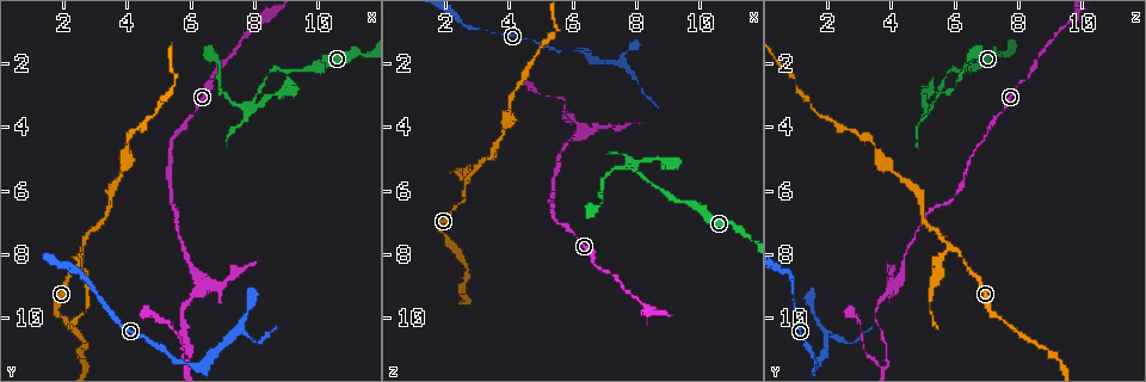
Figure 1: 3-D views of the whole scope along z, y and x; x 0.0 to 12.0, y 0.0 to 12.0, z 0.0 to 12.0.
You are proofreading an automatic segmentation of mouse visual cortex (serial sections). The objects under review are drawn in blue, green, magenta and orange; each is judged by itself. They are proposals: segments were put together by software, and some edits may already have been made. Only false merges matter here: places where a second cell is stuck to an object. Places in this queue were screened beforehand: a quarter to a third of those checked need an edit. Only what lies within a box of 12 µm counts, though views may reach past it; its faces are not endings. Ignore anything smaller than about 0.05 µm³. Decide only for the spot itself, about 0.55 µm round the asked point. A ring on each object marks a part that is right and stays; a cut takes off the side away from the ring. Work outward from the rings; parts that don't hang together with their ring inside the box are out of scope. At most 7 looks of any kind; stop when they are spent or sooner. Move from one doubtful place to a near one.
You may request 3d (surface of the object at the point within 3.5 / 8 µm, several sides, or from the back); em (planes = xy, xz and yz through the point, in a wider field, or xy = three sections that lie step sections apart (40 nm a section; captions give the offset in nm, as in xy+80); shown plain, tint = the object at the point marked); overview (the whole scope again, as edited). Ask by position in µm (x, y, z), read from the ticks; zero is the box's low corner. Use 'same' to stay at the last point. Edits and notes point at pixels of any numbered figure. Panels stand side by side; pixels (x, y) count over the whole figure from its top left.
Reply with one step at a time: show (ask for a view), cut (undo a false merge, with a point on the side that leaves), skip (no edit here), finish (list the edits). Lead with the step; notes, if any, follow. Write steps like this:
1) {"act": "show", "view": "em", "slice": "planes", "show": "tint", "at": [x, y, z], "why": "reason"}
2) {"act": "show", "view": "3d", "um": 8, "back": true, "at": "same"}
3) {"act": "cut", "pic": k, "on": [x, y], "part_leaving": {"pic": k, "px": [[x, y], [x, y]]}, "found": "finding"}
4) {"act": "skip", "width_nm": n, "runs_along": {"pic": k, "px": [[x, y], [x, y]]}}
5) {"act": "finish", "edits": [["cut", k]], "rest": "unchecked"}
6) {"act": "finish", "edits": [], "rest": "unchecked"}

{"act": "show", "view": "3d", "um": 3.5, "at": [5.8, 9.5, 3.7], "why": "calibre changes"}

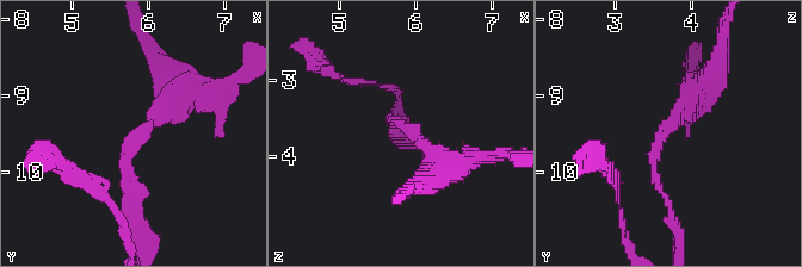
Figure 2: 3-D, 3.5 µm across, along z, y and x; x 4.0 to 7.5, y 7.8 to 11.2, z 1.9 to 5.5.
{"act": "show", "view": "em", "slice": "xy", "step": 3, "show": "tint", "at": [5.85, 9.50, 3.60], "arm_widths_nm": [100, 350]}

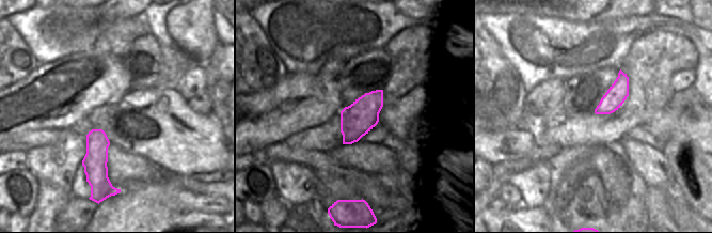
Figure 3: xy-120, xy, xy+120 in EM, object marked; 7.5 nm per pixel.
{"act": "skip", "runs_along": {"pic": 2, "px": [[176, 84], [128, 147], [131, 205]]}, "found": "one cell here"}

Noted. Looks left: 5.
{"act": "show", "view": "3d", "um": 3.5, "at": [7.9, 3.2, 5.4], "why": "branch point"}

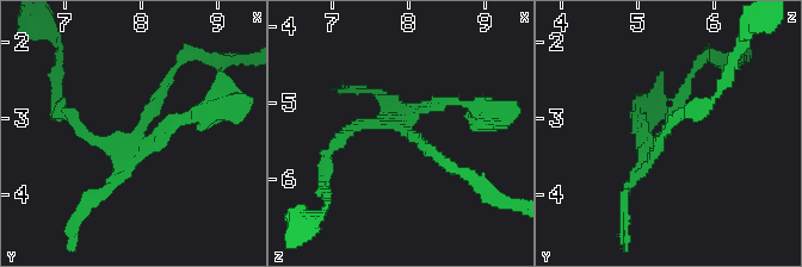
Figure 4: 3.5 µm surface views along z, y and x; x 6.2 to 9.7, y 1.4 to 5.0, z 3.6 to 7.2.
{"act": "show", "view": "em", "slice": "xy", "step": 3, "show": "tint", "at": [7.90, 3.25, 5.35], "why": "shape alone is not enough"}

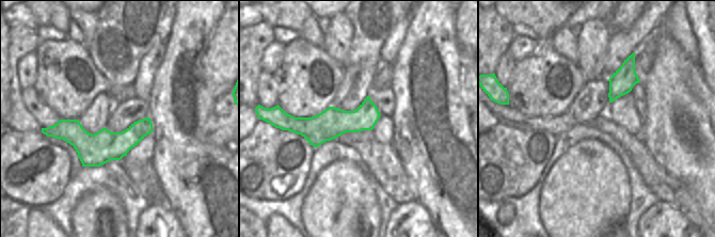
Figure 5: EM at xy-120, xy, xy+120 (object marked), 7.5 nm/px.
{"act": "skip", "runs_along": {"pic": 5, "px": [[149, 125], [125, 141], [51, 130]]}, "found": "all the same cell"}

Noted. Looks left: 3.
{"act": "show", "view": "3d", "um": 8, "back": true, "at": [2.7, 7.7, 5.9], "why": "three arms meet"}

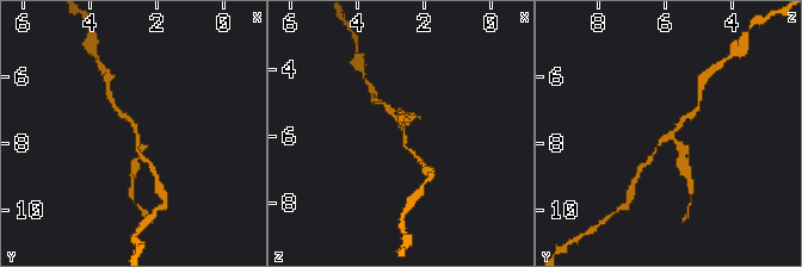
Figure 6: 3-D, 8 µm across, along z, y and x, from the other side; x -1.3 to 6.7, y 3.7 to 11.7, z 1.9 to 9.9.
{"act": "show", "view": "em", "slice": "planes", "show": "tint", "at": [2.6, 7.7, 5.8], "why": "now the EM"}

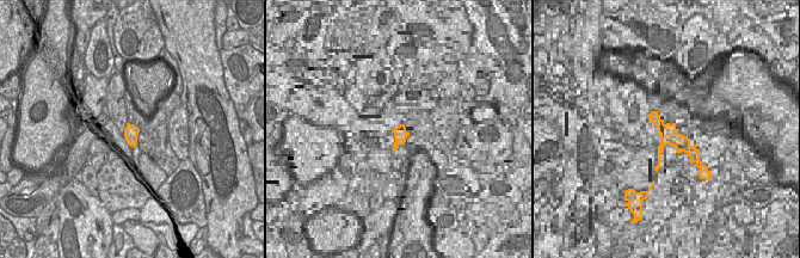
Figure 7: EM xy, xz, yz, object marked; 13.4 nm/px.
{"act": "cut", "pic": 6, "on": [682, 162], "arms": 3, "arm_widths_nm": [100, 150, 150], "part_leaving": {"pic": 6, "px": [[676, 143], [689, 186]]}, "found": "two cells meet here"}

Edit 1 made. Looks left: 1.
{"act": "finish", "edits": [["cut", 6]], "rest": "unchecked"}

